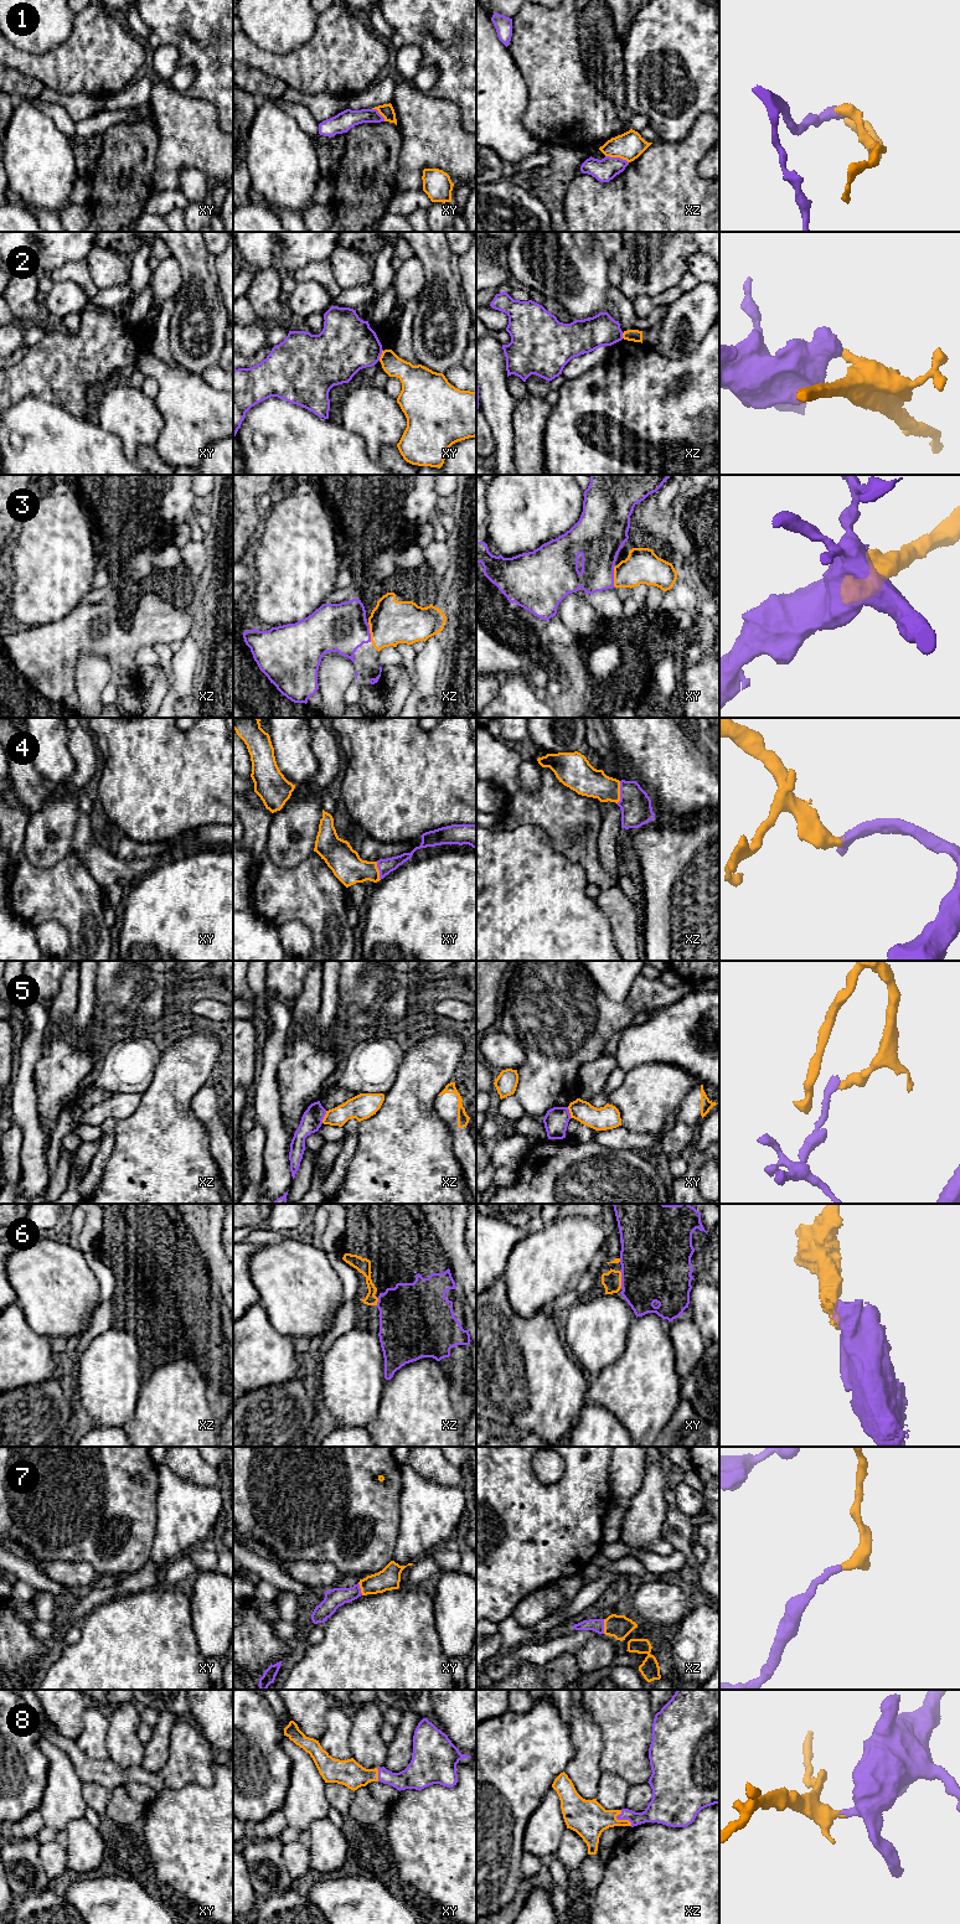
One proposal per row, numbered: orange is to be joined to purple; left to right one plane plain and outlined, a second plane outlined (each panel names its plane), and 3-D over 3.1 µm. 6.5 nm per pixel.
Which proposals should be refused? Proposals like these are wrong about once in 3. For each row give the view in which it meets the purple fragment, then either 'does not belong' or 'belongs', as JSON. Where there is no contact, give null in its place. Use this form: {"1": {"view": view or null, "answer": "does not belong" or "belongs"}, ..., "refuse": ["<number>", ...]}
{"1": {"view": "xz", "answer": "does not belong"}, "2": {"view": "xy", "answer": "does not belong"}, "3": {"view": "xy", "answer": "belongs"}, "4": {"view": "xz", "answer": "belongs"}, "5": {"view": "xz", "answer": "does not belong"}, "6": {"view": "xy", "answer": "belongs"}, "7": {"view": "xz", "answer": "belongs"}, "8": {"view": "xz", "answer": "belongs"}, "refuse": ["1", "2", "5"]}

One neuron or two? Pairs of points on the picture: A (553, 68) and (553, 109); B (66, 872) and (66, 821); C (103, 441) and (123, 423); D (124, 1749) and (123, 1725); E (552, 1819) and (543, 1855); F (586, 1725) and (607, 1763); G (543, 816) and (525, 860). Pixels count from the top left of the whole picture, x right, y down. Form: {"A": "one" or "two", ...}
{"A": "one", "B": "two", "C": "two", "D": "one", "E": "one", "F": "two", "G": "two"}

